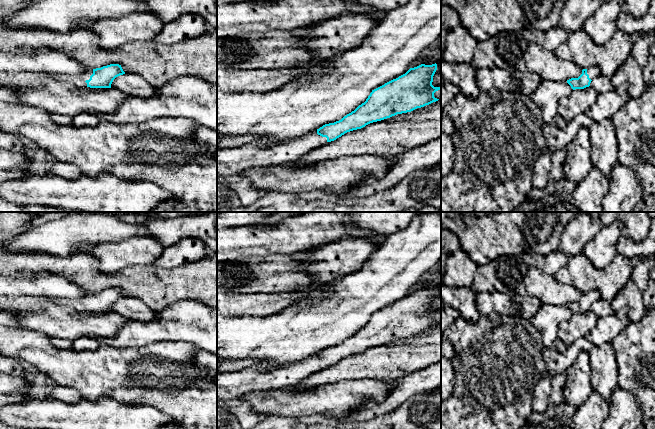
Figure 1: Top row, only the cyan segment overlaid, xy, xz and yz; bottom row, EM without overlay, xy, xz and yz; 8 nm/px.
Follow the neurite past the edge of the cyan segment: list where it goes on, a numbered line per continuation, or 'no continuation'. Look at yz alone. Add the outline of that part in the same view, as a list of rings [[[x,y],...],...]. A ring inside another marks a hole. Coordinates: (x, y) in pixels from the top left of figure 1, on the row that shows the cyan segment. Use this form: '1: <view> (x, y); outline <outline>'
1: yz (593, 71); outline [[[592,66],[587,68],[587,74],[589,75],[589,78],[593,80],[596,76],[600,75],[600,69],[597,66]]]

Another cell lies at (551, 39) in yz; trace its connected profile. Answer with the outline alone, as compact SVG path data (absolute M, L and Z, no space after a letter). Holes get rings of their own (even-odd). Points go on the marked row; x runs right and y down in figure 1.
M559 26L547 31L523 29L521 33L529 43L536 43L552 52L554 52L560 44L566 41L569 35L569 32Z

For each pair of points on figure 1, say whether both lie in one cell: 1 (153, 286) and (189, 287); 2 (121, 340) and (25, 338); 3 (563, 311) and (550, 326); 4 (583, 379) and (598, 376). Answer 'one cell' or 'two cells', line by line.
1: one cell
2: two cells
3: one cell
4: two cells

